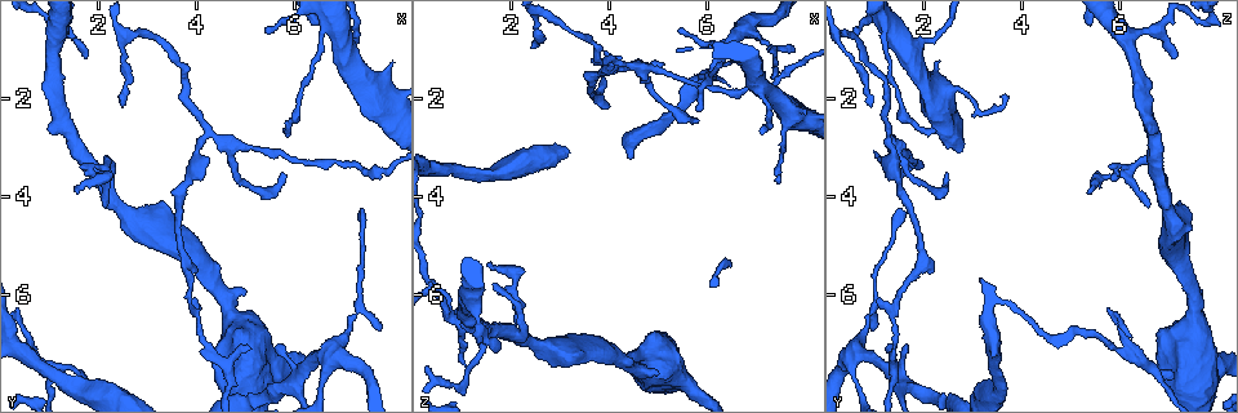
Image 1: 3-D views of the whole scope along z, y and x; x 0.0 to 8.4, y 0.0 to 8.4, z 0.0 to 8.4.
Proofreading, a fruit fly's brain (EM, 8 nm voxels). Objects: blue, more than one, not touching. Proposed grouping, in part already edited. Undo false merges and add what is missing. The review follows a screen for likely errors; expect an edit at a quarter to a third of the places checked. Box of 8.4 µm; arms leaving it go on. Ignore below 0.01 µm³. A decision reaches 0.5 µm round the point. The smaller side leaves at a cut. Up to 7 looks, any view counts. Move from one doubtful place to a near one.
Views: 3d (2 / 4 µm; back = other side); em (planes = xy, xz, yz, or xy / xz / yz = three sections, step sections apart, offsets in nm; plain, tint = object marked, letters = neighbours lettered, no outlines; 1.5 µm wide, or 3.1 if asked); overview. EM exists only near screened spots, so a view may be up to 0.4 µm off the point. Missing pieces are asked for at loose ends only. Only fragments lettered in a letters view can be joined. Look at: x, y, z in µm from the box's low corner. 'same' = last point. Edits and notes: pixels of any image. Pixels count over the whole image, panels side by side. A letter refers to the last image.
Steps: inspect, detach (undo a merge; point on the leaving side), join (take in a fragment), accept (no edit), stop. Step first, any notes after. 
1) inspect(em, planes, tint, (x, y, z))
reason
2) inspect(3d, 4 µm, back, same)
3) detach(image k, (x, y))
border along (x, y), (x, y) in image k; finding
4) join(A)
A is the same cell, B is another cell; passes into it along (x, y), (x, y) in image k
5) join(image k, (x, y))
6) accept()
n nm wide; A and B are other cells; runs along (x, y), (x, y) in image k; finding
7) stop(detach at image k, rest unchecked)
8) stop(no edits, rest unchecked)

inspect(3d, 4 µm, (6.75, 7.15, 0.65))
four or more arms meet

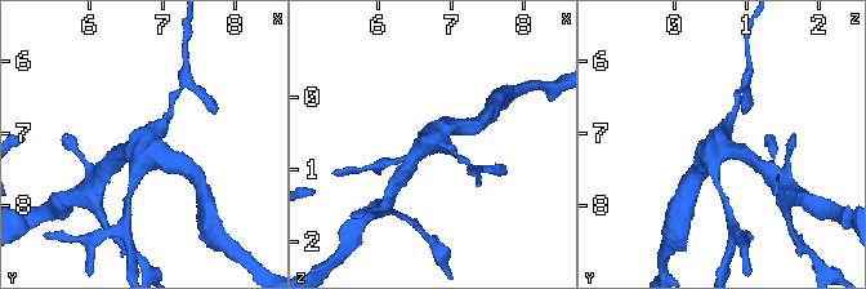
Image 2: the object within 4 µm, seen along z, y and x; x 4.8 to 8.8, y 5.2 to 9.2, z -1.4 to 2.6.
inspect(em, yz, step 4, tint, (6.70, 7.15, 0.60))
4 arms

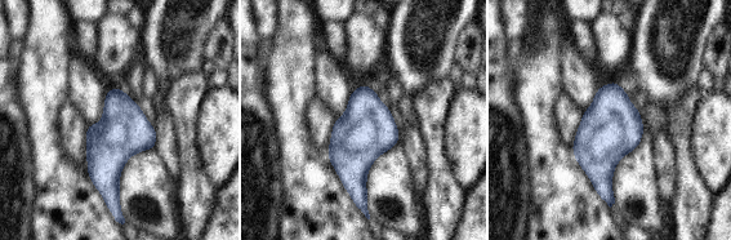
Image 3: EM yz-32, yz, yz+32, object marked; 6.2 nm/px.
inspect(em, xz, step 8, letters, same)

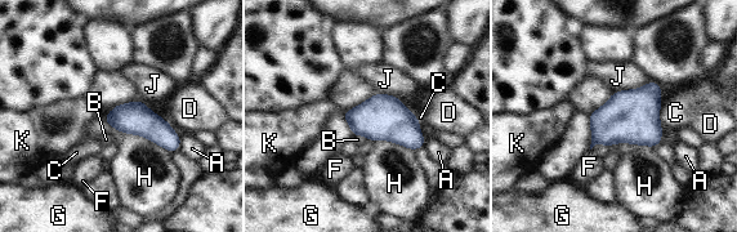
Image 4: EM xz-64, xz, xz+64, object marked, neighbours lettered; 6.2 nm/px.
accept()
A, B, C, D, F, G, H, J and K are other cells; border along (353, 135), (365, 135), (367, 138) in image 4; continuous, no second neuron

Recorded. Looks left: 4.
inspect(em, yz, step 4, tint, (6.90, 3.35, 1.80))
narrows sharply

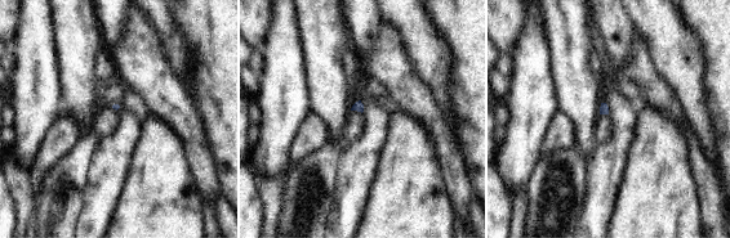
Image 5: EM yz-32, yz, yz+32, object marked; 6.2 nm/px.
inspect(em, planes, tint, same)

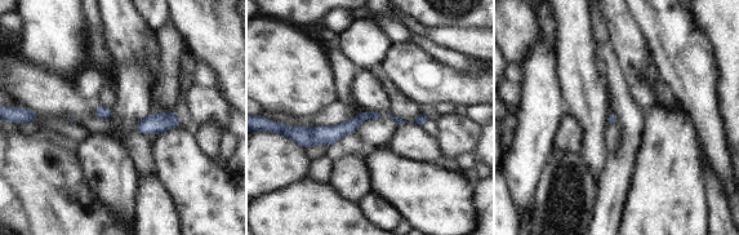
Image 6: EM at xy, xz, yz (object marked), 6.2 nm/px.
inspect(em, planes, letters, same)

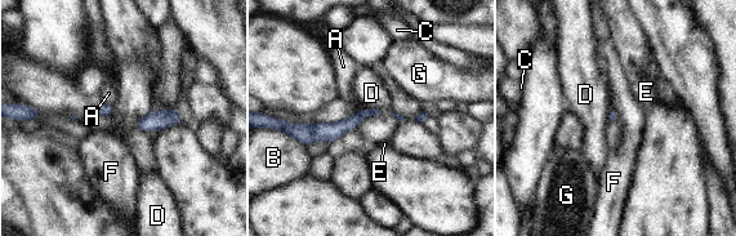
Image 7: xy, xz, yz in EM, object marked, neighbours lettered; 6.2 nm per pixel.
accept()
A, B, C, D, E, F and G are other cells; border along (382, 111), (366, 116), (356, 128) in image 7; one neuron here

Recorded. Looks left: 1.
stop(no edits, rest unchecked)

